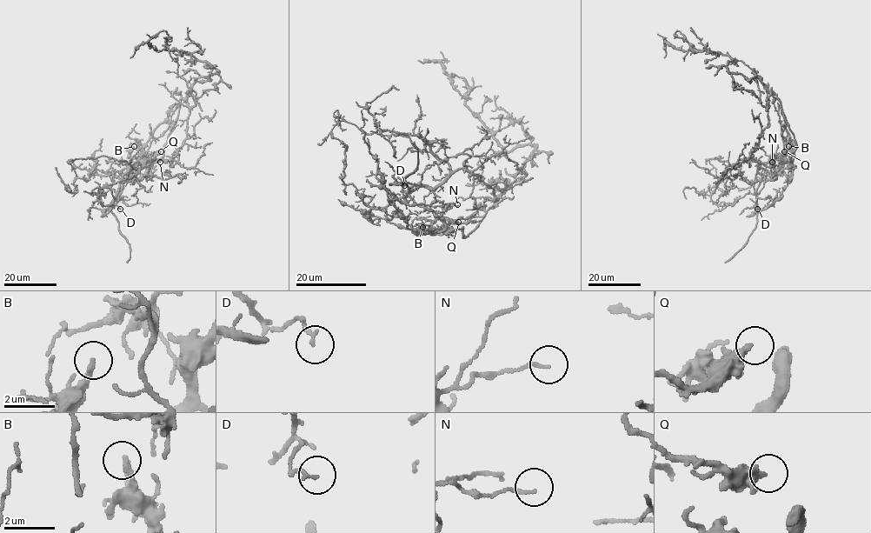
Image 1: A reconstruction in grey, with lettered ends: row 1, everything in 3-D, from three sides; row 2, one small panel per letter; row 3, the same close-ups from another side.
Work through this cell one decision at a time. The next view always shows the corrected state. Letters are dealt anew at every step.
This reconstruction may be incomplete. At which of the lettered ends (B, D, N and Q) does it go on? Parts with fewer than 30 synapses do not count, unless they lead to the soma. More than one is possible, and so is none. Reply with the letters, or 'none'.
none

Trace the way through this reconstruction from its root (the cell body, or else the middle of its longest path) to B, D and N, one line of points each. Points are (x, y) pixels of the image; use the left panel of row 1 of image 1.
B: (186, 134), (167, 160), (142, 163), (139, 155), (145, 157), (142, 164), (133, 162), (134, 146)
D: (186, 134), (175, 156), (167, 160), (151, 159), (136, 163), (123, 176), (115, 204), (120, 209)
N: (186, 134), (183, 144), (175, 156), (167, 160), (151, 159), (142, 163), (160, 162)

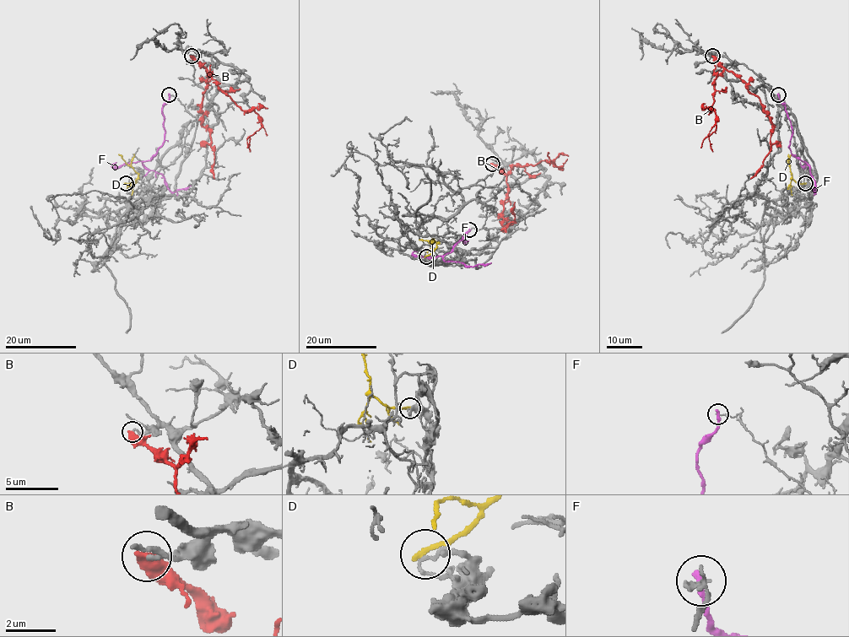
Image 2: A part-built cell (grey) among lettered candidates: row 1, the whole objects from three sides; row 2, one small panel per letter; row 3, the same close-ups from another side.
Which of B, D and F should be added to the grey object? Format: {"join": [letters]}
{"join": []}

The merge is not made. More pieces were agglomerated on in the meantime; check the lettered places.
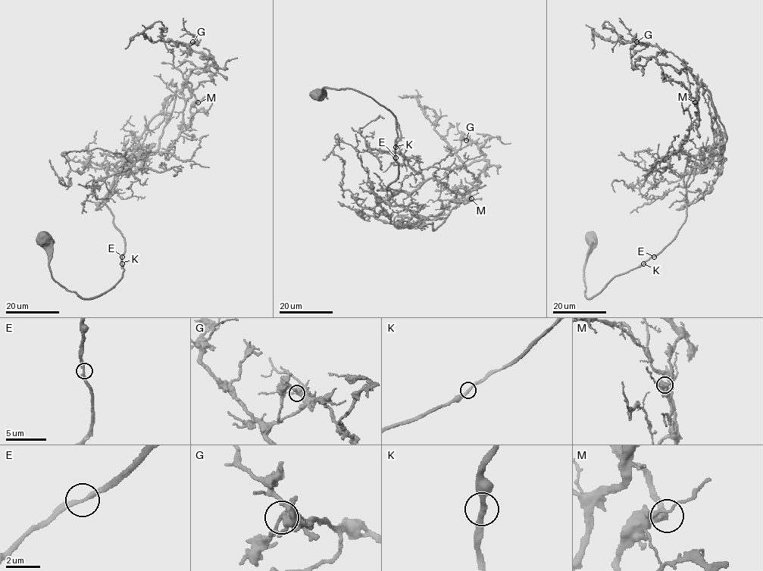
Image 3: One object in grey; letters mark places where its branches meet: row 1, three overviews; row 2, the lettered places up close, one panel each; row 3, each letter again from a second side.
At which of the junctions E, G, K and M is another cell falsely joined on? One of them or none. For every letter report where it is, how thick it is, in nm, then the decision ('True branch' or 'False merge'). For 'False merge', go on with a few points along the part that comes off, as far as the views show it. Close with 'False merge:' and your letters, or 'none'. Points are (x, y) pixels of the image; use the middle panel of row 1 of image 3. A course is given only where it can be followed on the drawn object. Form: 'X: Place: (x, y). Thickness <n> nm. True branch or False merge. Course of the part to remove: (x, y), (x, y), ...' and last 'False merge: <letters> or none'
E: Place: (395, 157). Thickness 240 nm. True branch
G: Place: (466, 140). Thickness 200 nm. True branch
K: Place: (395, 147). Thickness 280 nm. True branch
M: Place: (471, 198). Thickness 300 nm. True branch
False merge: none

